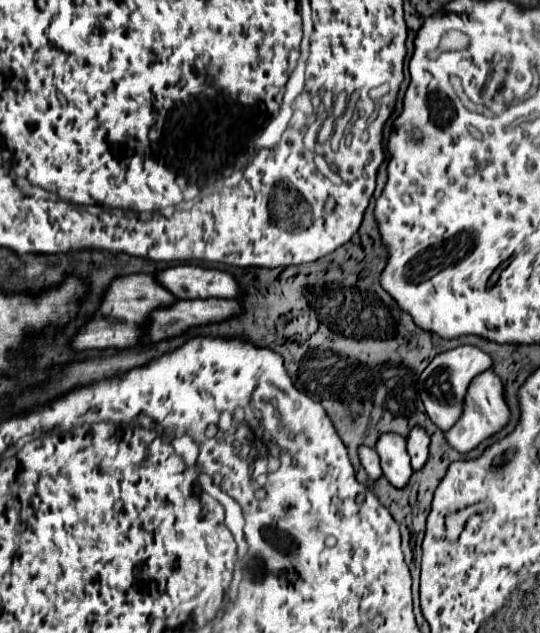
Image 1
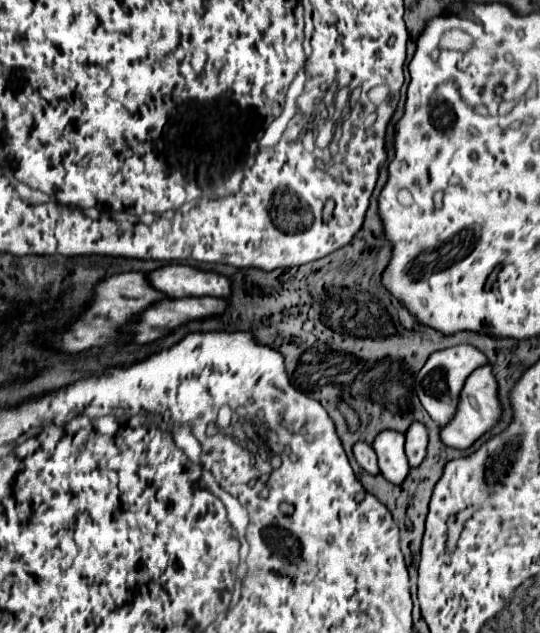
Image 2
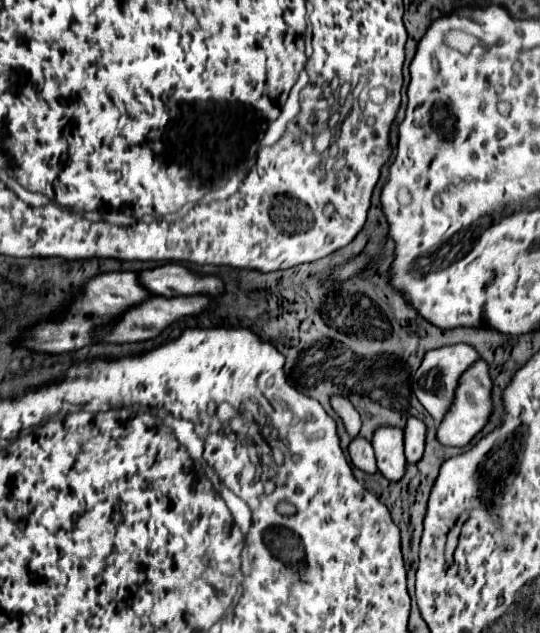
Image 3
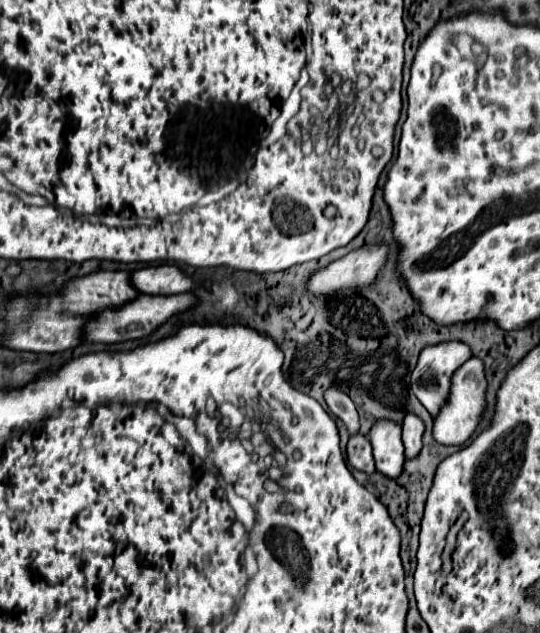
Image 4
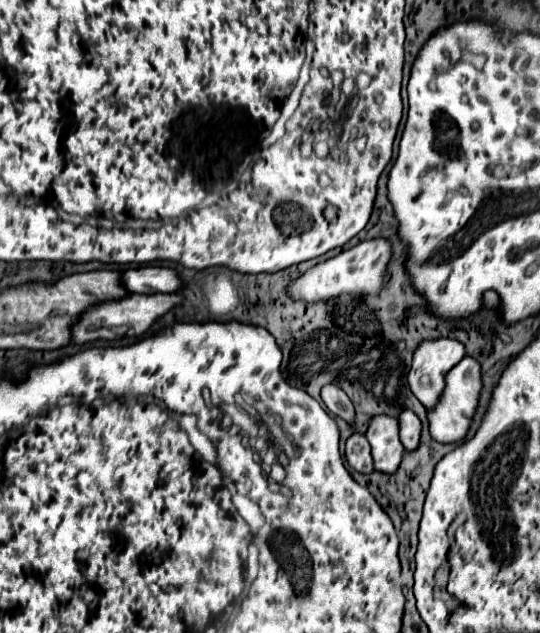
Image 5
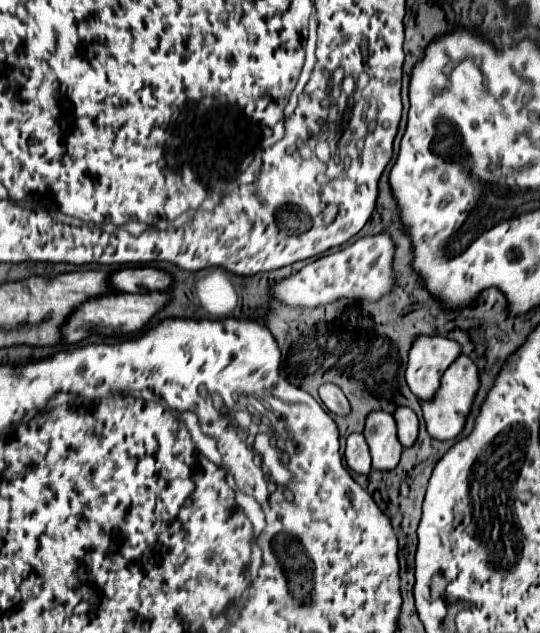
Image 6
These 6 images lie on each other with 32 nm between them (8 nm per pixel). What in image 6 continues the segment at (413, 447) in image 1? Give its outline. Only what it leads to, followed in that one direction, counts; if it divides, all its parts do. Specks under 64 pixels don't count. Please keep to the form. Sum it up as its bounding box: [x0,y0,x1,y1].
[392,408,418,446]

